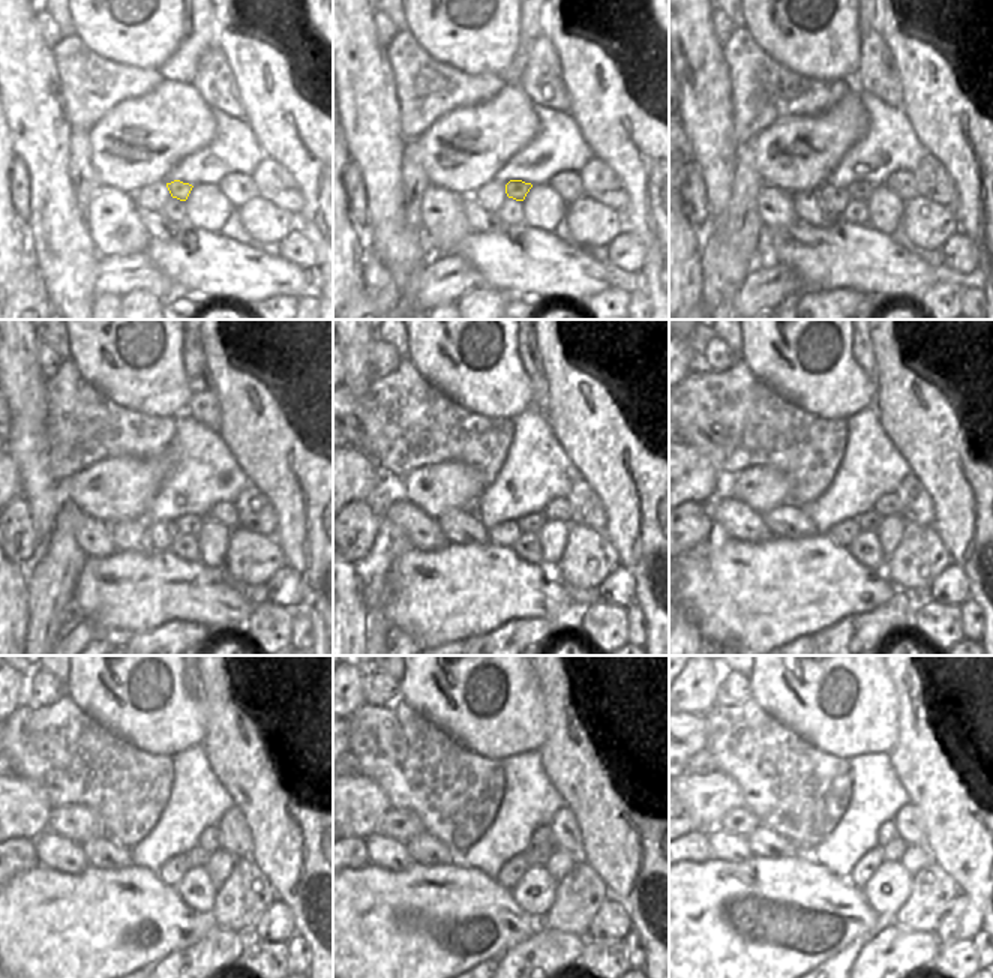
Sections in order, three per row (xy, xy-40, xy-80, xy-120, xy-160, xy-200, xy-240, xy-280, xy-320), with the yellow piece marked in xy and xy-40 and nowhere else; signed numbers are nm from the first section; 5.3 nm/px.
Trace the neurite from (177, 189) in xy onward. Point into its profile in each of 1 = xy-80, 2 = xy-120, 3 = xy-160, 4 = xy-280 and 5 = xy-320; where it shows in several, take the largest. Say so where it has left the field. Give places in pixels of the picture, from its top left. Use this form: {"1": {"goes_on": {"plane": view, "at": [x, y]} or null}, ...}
{"1": {"goes_on": {"plane": "xy-80", "at": [860, 191]}}, "2": {"goes_on": {"plane": "xy-120", "at": [191, 525]}}, "3": {"goes_on": {"plane": "xy-160", "at": [531, 524]}}, "4": {"goes_on": {"plane": "xy-280", "at": [537, 855]}}, "5": {"goes_on": {"plane": "xy-320", "at": [894, 851]}}}

